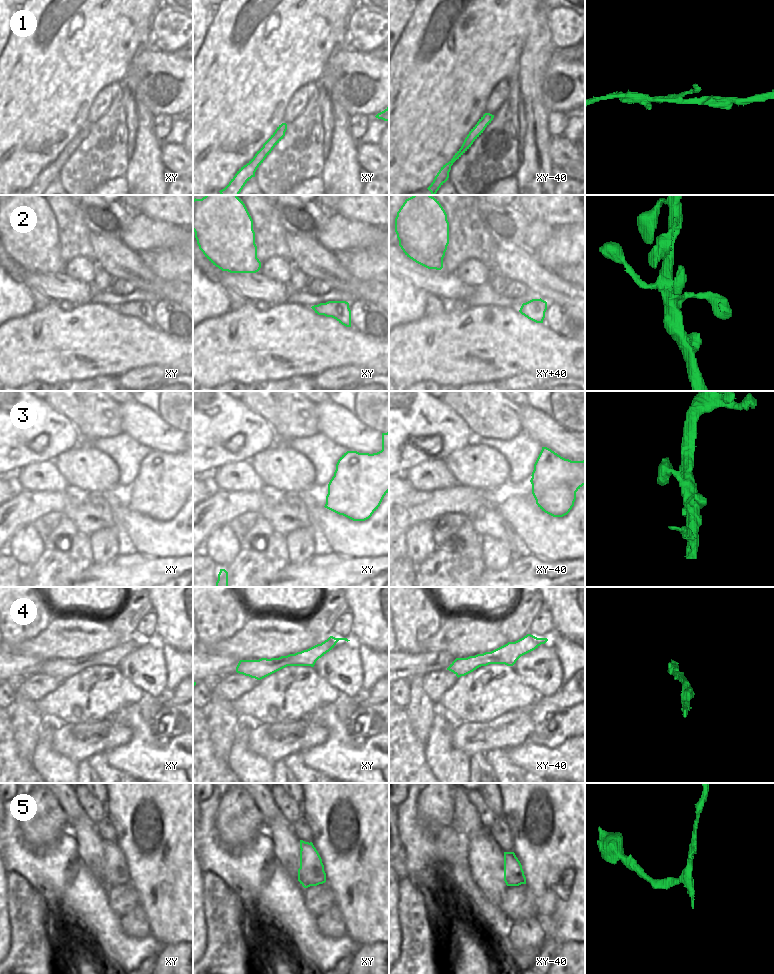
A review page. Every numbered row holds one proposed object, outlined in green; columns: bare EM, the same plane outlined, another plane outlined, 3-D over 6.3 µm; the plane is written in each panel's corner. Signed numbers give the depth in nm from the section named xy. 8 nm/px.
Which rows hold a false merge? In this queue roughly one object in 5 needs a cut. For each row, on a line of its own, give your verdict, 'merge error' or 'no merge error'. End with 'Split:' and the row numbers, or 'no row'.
1: merge error
2: no merge error
3: no merge error
4: no merge error
5: merge error
Split: 1, 5

